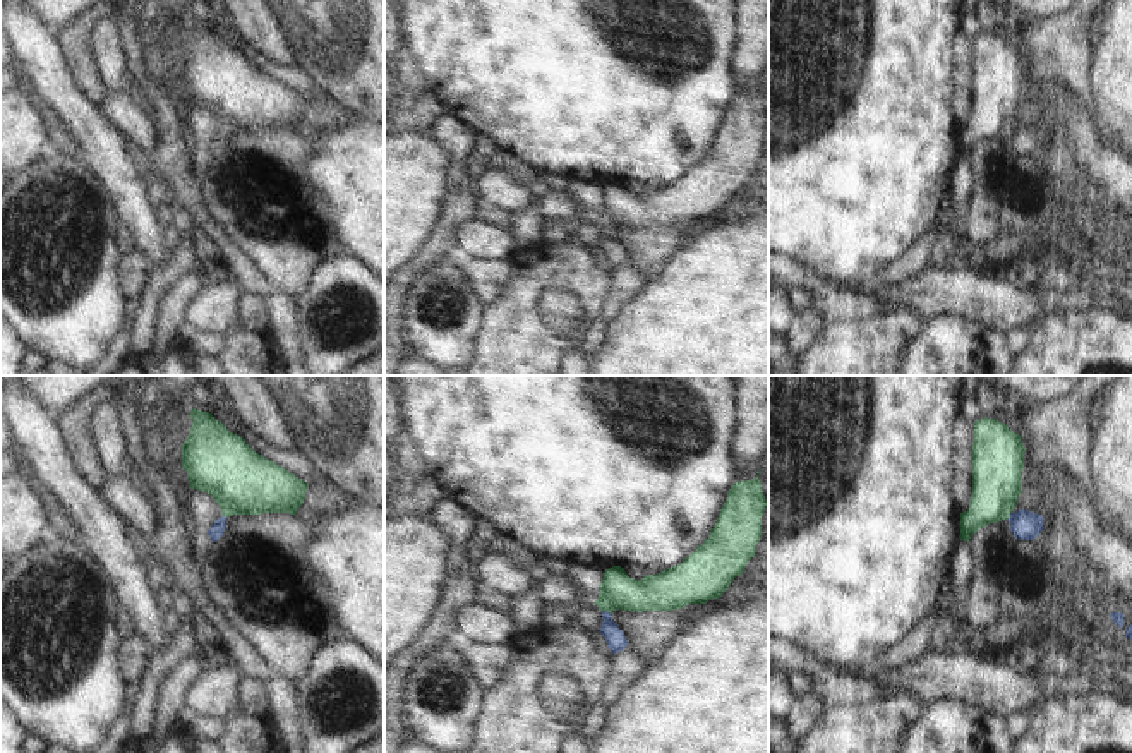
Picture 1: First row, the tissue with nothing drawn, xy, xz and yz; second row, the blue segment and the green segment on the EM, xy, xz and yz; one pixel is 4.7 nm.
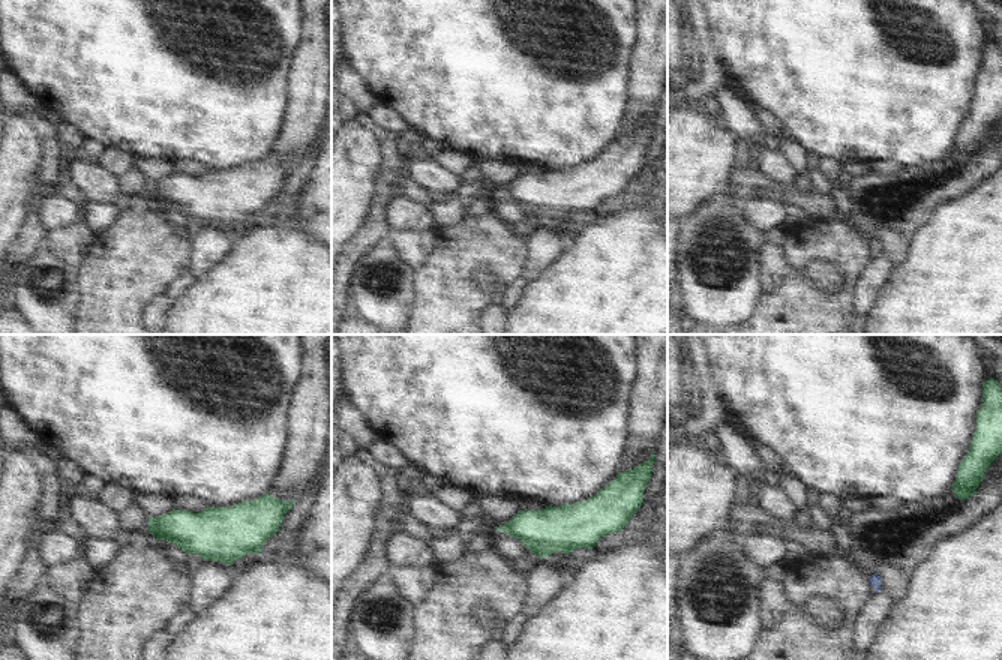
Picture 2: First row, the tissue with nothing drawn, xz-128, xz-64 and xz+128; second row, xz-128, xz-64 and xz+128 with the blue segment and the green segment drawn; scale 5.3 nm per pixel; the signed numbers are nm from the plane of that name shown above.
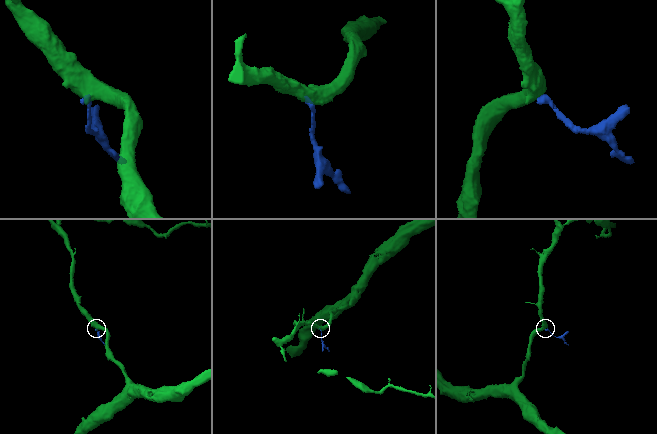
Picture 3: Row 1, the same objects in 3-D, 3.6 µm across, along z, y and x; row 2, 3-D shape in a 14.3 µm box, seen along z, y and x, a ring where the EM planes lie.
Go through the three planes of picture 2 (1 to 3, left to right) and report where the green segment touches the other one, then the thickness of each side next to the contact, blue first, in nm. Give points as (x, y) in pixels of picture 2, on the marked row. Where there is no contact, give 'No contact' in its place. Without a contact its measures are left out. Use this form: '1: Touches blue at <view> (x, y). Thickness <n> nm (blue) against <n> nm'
1: No contact
2: No contact
3: No contact.

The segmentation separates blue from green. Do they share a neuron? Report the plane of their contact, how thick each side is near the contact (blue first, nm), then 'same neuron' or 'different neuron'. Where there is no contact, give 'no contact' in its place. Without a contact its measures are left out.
meets blue in xz; 90 nm thick on the blue side, 180 nm on the other; different neuron

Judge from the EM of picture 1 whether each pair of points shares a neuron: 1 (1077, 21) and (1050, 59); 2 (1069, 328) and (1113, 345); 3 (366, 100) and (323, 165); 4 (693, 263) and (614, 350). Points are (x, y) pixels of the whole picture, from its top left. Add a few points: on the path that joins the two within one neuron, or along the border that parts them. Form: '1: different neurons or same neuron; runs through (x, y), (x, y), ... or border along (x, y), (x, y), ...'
1: same neuron; runs through (1071, 30), (1057, 50)
2: same neuron; runs through (1079, 338), (1086, 345), (1103, 345)
3: different neurons; border along (355, 115), (366, 120)
4: same neuron; runs through (680, 285), (637, 328)

